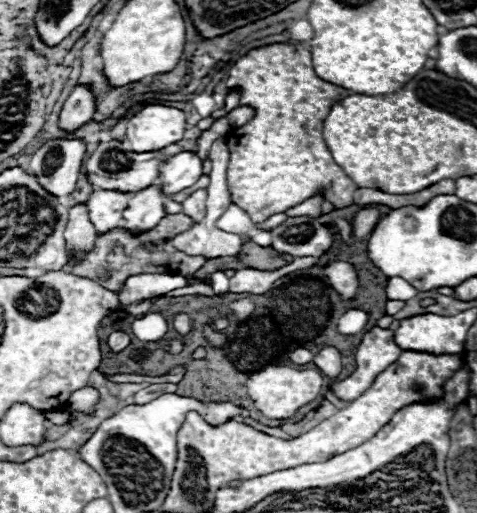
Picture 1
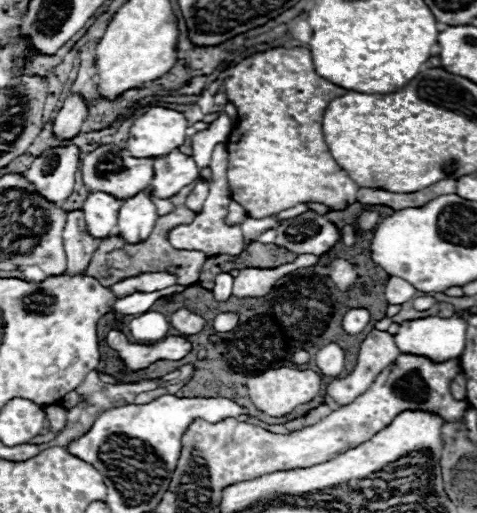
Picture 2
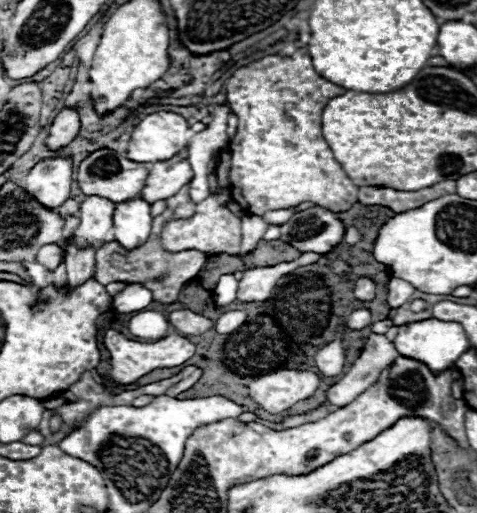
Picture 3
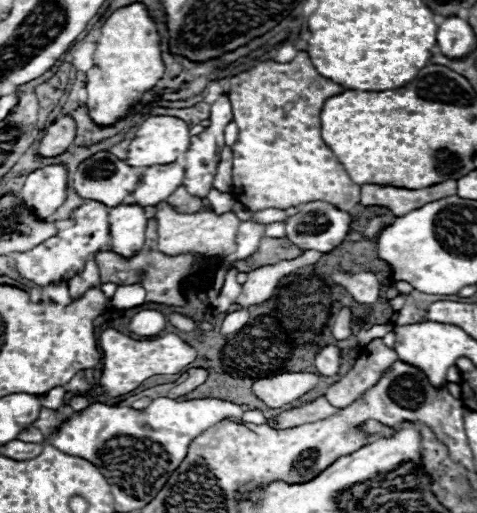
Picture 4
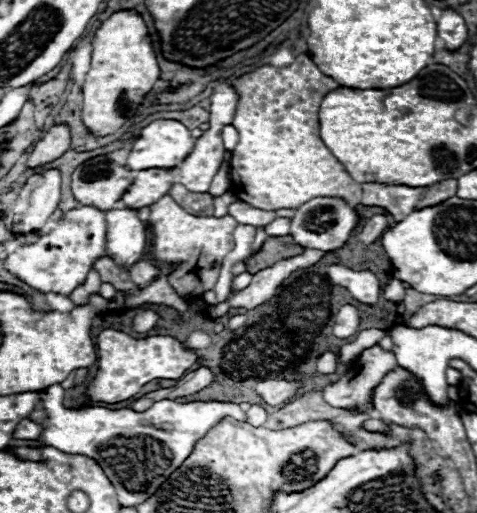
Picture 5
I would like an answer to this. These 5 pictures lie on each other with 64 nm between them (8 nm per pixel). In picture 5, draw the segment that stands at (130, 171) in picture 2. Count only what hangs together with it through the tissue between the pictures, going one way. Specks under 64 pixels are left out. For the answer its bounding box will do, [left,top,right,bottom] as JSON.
[72,156,134,210]

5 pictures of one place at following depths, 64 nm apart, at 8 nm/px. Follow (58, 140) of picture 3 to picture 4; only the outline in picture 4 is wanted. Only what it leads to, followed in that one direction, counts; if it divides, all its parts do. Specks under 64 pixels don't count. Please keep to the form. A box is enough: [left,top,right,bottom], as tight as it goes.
[40,116,76,156]

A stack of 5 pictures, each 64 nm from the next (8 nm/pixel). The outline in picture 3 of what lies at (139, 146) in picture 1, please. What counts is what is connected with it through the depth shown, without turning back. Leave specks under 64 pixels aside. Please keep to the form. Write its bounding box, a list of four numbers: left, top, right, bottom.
[128,112,188,162]

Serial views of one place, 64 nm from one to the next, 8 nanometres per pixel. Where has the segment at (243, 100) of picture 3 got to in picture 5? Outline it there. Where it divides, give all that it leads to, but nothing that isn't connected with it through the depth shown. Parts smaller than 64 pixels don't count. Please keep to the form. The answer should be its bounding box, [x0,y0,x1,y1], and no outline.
[232,54,362,210]

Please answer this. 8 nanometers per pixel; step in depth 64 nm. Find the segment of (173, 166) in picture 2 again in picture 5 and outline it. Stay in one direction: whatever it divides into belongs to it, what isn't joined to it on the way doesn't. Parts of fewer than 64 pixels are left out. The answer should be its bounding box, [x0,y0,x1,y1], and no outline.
[120,168,176,208]

